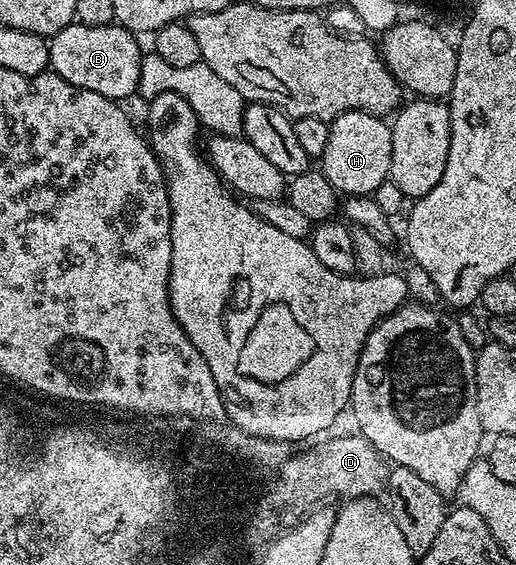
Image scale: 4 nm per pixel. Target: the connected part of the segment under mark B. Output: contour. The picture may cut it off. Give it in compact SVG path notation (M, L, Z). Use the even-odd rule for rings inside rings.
M79 22L67 24L59 34L51 37L48 45L48 62L51 71L79 88L94 90L102 98L124 102L127 96L136 96L140 86L140 61L142 51L135 35L115 22L106 25L86 25Z

